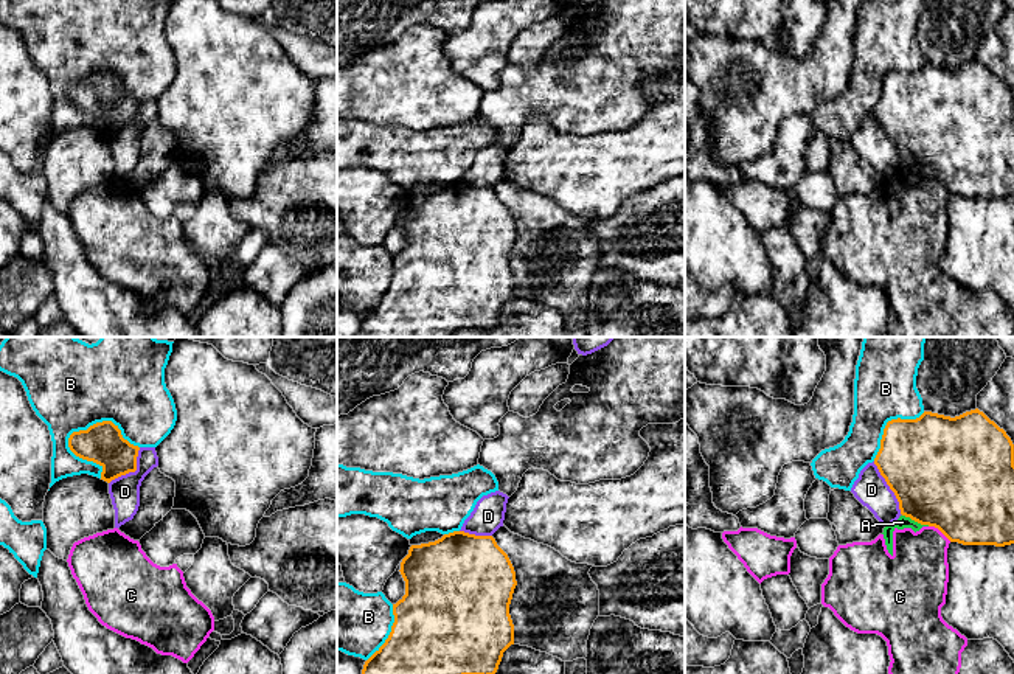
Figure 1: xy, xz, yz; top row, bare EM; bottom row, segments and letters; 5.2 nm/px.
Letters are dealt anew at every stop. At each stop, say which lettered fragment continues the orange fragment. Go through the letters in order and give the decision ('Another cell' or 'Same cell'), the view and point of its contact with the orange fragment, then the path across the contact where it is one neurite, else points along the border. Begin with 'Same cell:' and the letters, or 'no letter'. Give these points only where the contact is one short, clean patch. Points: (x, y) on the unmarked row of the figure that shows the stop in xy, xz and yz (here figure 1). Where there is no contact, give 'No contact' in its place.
Same cell: no letter
A: Another cell. Touches orange at yz (916, 173). Boundary: yz (902, 166), (929, 177)
B: Another cell. Touches orange at xy (104, 73)
C: Another cell. Touches orange at yz (940, 182)
D: Another cell. Touches orange at yz (890, 140). Boundary: yz (873, 114), (893, 145), (901, 165)

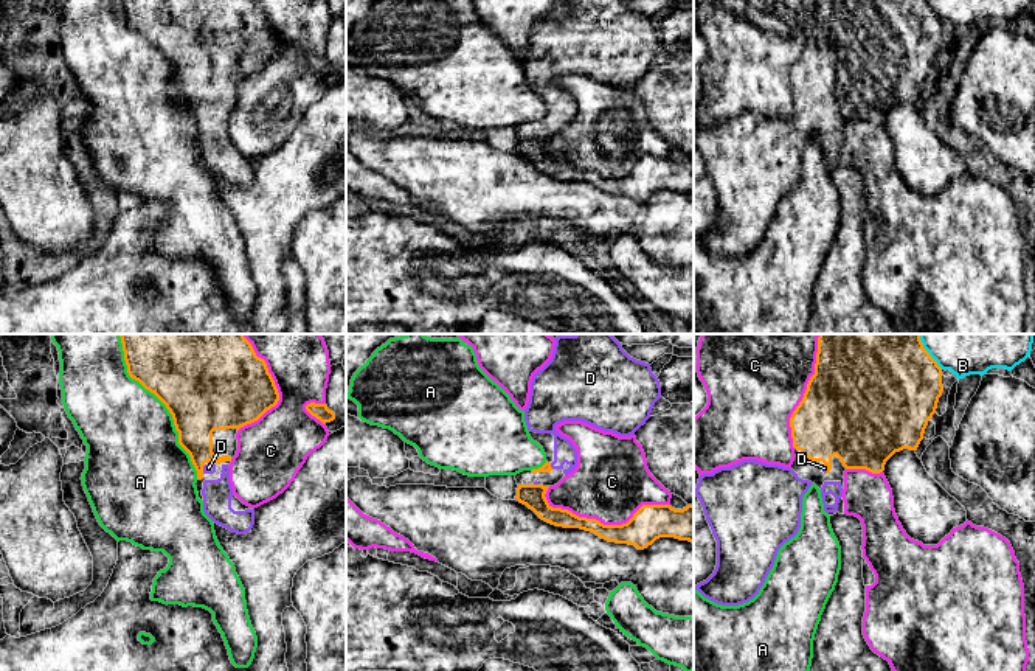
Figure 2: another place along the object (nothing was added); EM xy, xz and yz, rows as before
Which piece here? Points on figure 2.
Same cell: D
A: Another cell. Touches orange at xy (169, 64)
B: Another cell. Touches orange at yz (933, 11)
C: Another cell. Touches orange at xz (605, 177)
D: Same cell. Touches orange at yz (827, 121)

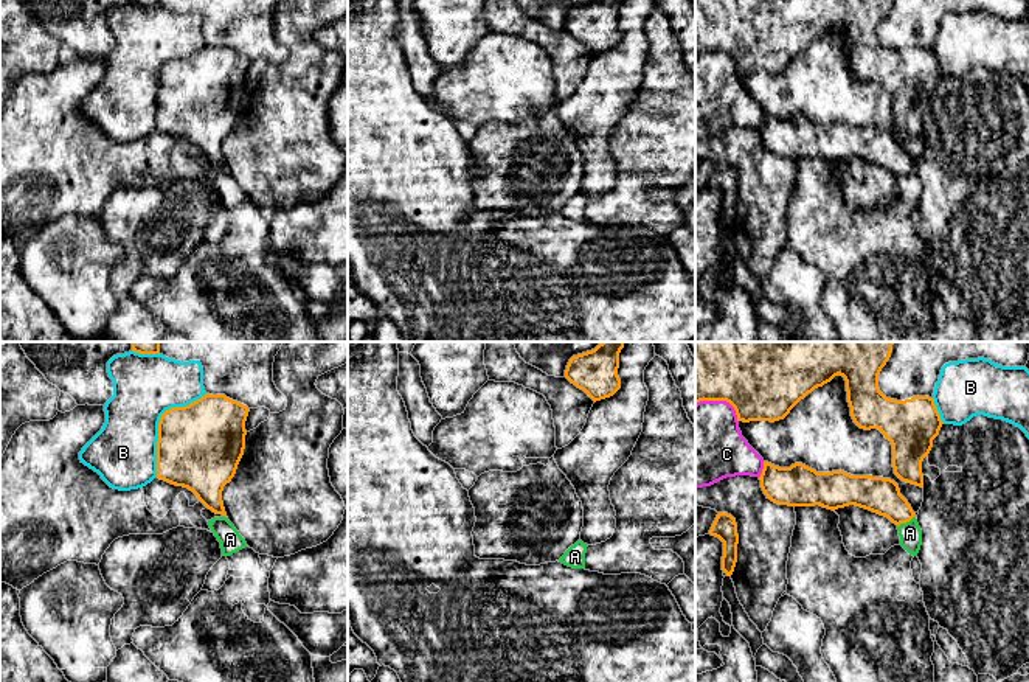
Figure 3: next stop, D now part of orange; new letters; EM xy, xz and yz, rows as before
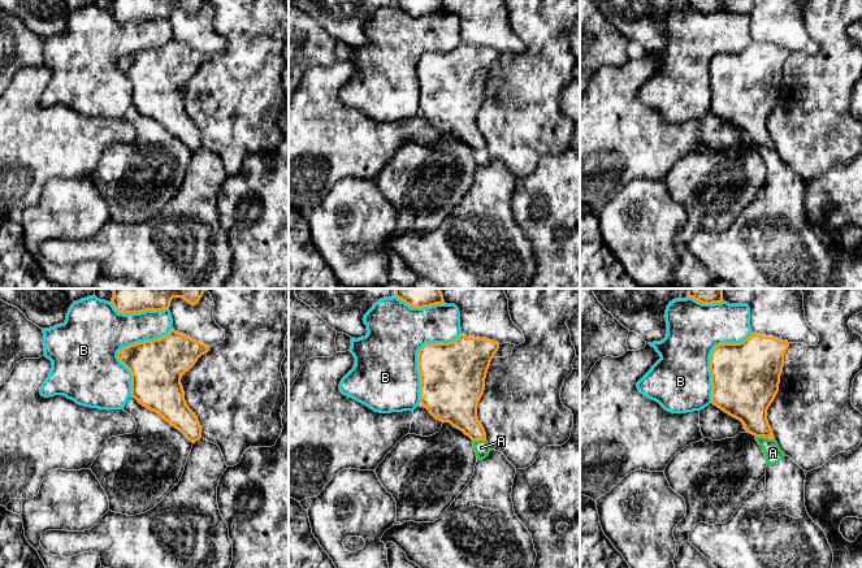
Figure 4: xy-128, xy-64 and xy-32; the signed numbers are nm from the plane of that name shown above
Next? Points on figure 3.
Same cell: A
A: Same cell. Touches orange at yz (905, 174). Path across: yz (882, 148), (905, 174), (910, 185)
B: Another cell. Touches orange at xy (159, 75)
C: Another cell. Touches orange at yz (762, 121)

